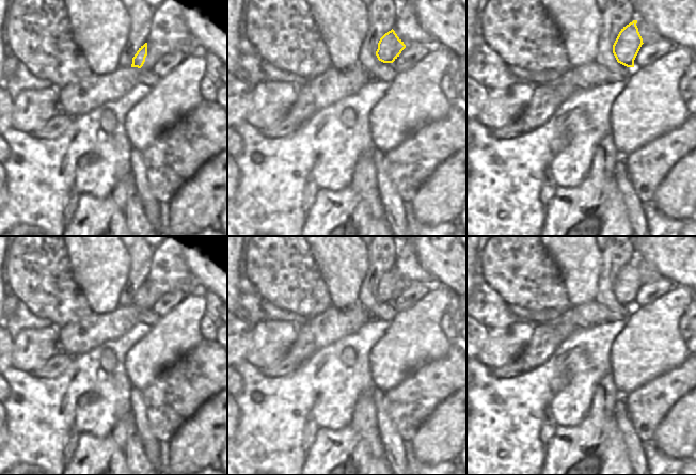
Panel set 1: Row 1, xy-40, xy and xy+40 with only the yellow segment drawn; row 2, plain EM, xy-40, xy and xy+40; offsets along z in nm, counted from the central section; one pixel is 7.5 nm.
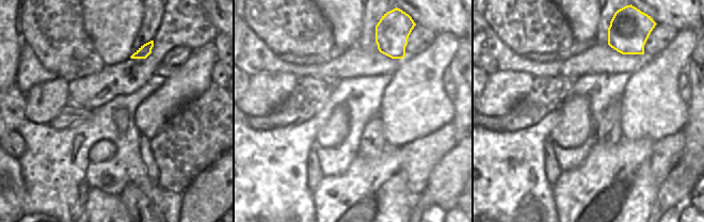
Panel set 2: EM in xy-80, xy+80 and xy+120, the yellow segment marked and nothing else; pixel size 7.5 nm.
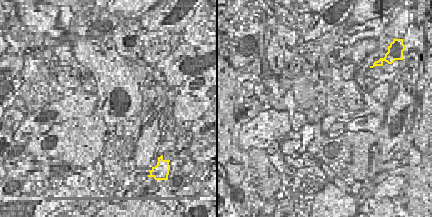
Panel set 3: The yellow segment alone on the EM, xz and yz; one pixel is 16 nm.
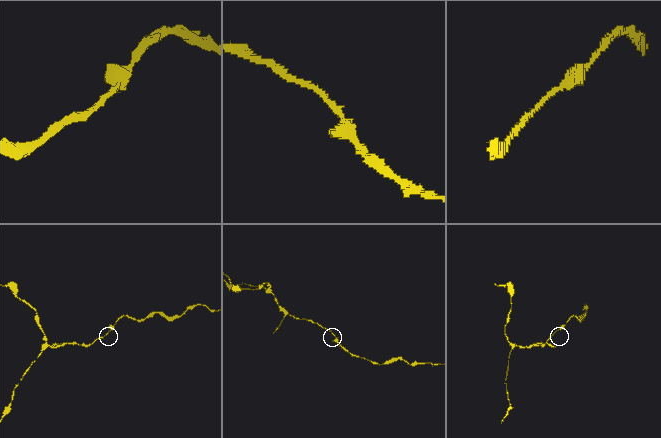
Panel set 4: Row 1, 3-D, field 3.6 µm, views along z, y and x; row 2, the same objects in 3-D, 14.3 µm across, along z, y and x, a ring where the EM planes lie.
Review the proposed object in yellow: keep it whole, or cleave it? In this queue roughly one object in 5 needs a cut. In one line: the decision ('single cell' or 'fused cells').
single cell

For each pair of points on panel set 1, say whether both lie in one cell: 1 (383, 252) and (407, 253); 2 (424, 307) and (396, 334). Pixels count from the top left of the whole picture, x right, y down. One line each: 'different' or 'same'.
1: different
2: same

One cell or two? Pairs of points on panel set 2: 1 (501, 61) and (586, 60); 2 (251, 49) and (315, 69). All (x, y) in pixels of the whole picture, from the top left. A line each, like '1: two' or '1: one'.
1: one
2: one

